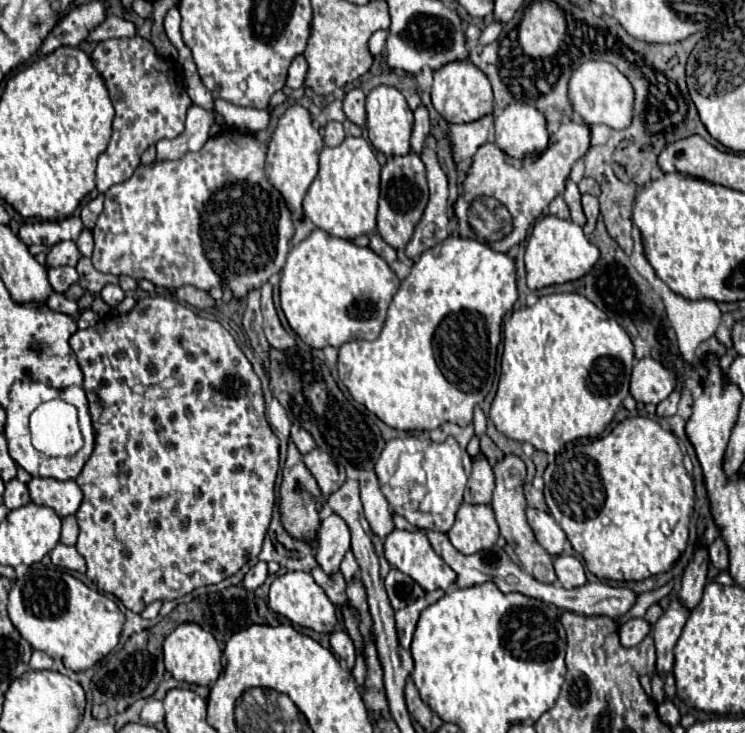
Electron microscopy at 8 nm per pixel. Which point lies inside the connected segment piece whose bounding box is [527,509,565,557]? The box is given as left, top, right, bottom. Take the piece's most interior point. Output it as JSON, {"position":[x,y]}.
{"position":[549,534]}

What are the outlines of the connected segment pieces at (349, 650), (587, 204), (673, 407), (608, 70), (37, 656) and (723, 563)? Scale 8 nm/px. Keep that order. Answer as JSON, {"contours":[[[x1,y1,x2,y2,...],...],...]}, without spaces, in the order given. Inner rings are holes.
{"contours":[[[337,631,337,633,331,633,331,647,333,651,339,655,339,659,347,665,347,669,351,671,353,665,355,665,355,645,351,641,351,637,345,633,345,631]],[[585,193,583,199,581,199,581,203,583,203,585,219,587,219,583,231,585,231,585,235,589,235,589,233,595,229,595,221,597,221,597,217,599,217,599,201,597,201,597,197]],[[675,389,665,401,661,401,661,403,657,405,657,415,659,415,659,417,675,415,675,411,677,411,677,403,679,403,679,397,681,397,681,393]],[[587,61,577,67,569,81,569,99,575,113,579,113,589,125,603,123,611,129,627,129,633,121,633,87,627,77,607,61]],[[33,651,31,661,29,661,29,667,31,667,31,669,43,671,43,669,51,669,51,665,53,665,53,659,51,659,47,653,43,653,43,651]],[[717,537,711,545,709,545,709,559,711,559,711,565,719,571,727,571,729,567,729,551,727,551,727,545,721,537]]]}

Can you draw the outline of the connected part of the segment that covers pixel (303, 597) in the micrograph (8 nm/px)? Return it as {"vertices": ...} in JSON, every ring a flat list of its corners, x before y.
{"vertices":[[291,571,291,573,279,575,271,583,269,607,275,613,287,617,291,623,301,625,301,627,307,627,307,629,313,629,317,633,331,633,331,629,337,623,333,603,325,595,325,591,315,583,315,579,311,577,311,573,305,573,305,571]]}

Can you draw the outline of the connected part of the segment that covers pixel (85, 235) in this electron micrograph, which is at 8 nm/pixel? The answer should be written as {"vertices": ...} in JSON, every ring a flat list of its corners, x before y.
{"vertices":[[85,229,85,231,79,235,79,239,77,239,77,249,79,249,79,253,81,253,83,257,91,257,91,253,93,253,93,237,91,237,91,231,89,231,89,229]]}

